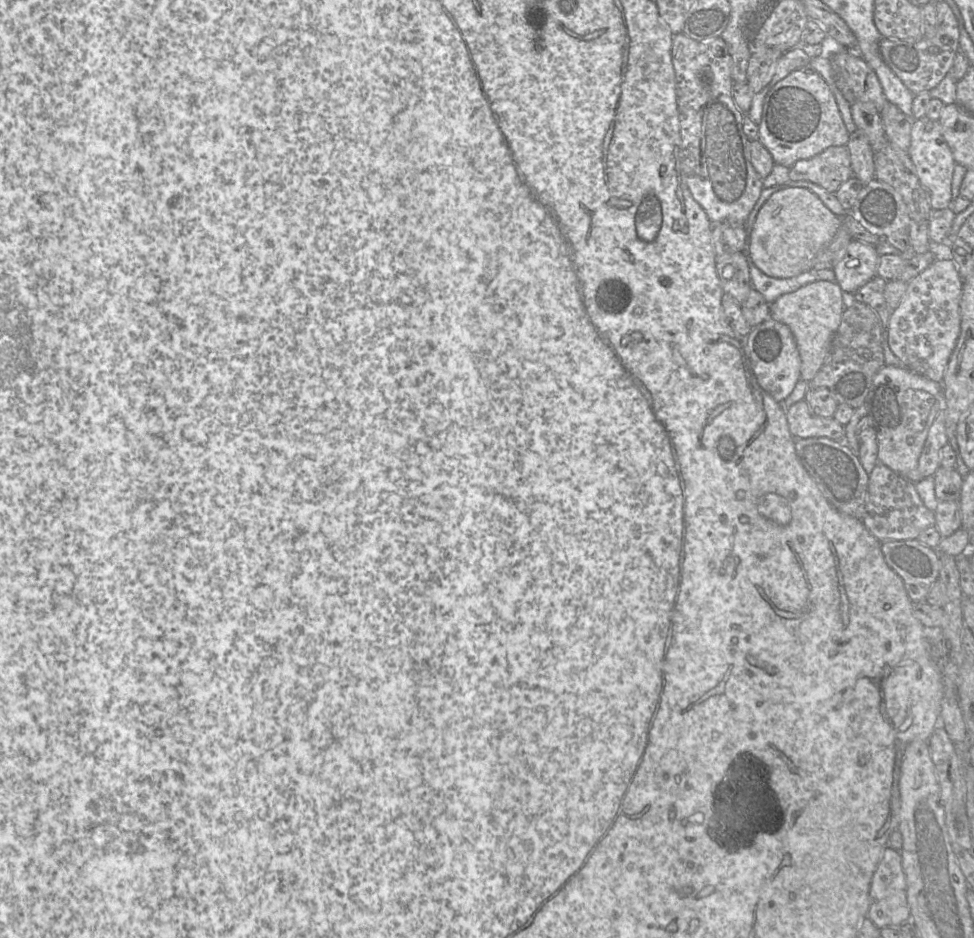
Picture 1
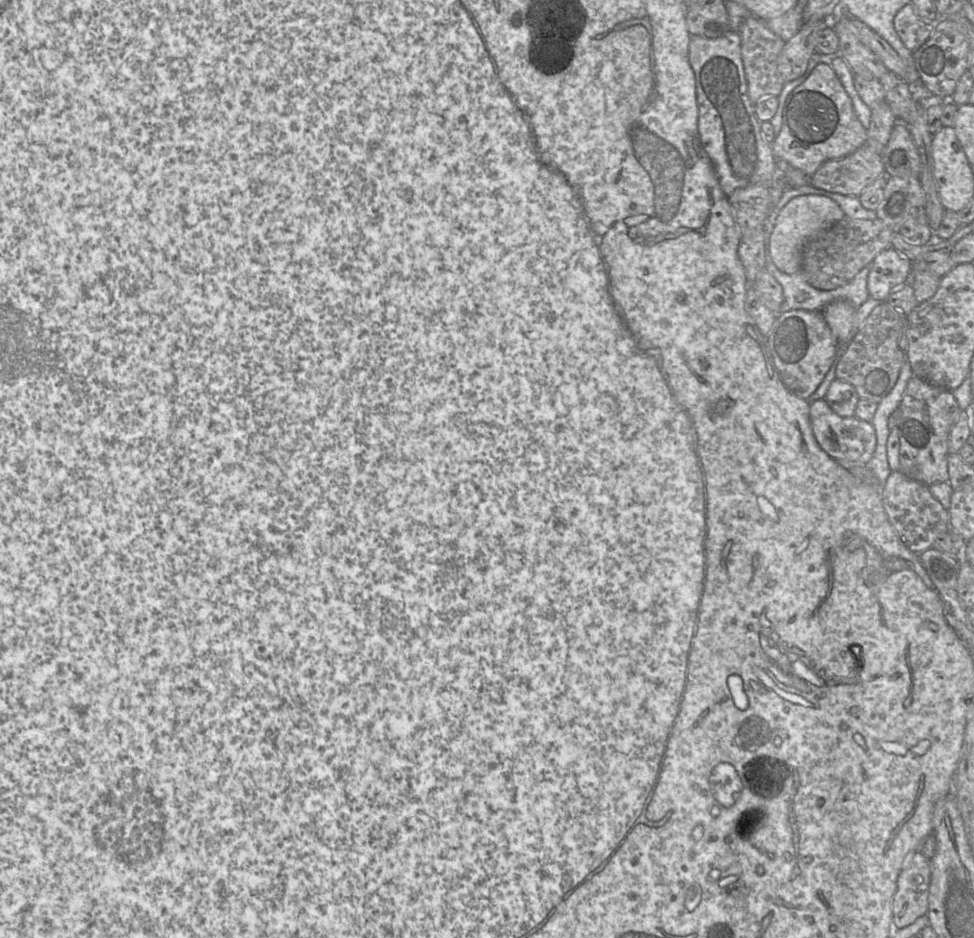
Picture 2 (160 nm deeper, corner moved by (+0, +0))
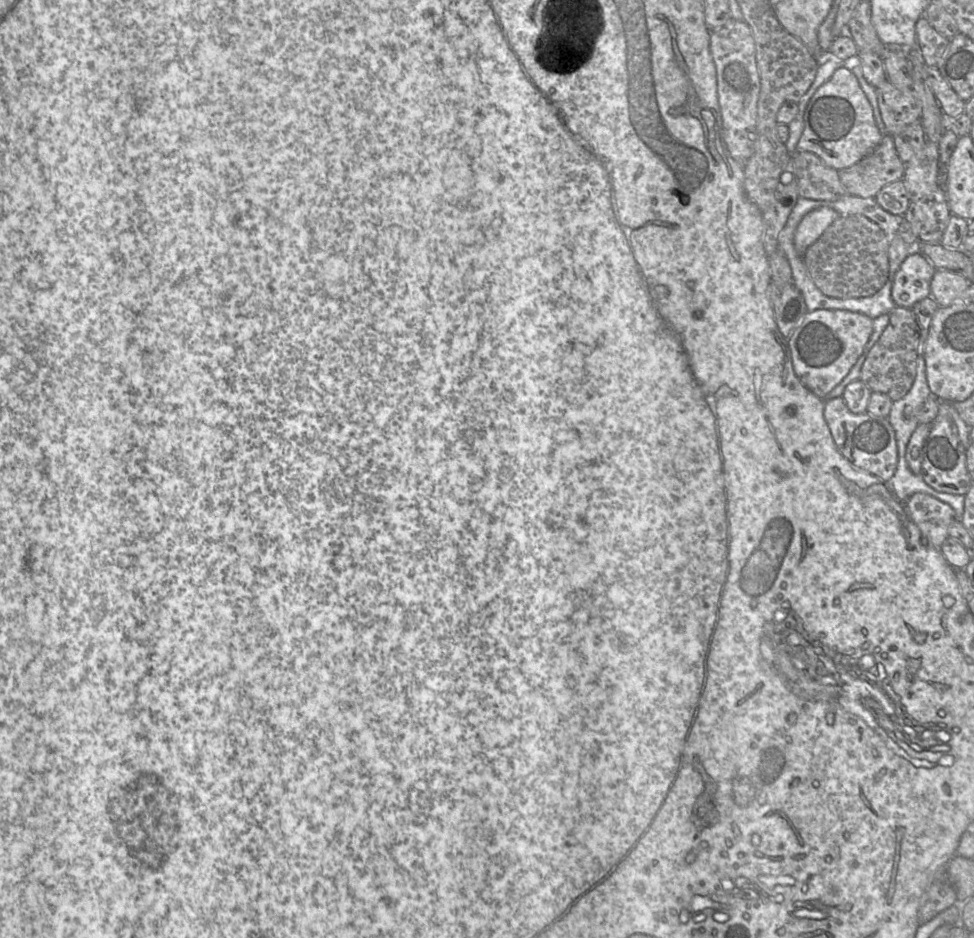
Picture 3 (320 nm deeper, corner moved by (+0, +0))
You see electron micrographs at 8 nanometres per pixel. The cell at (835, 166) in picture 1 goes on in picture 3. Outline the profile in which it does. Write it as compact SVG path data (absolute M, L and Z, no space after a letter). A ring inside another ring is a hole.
M884 134L870 154L838 171L840 181L850 195L875 197L885 185L901 180L905 167L897 153L894 137Z

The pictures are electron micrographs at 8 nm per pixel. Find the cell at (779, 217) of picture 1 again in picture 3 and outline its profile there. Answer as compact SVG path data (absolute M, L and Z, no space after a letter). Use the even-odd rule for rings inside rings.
M828 206L819 207L806 214L796 228L794 247L803 256L809 246L815 243L840 214Z

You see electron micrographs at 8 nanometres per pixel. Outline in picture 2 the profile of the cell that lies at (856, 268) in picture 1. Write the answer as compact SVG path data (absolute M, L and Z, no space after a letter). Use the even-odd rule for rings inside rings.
M892 247L880 252L869 266L867 289L872 299L885 301L898 286L909 283L912 260Z

